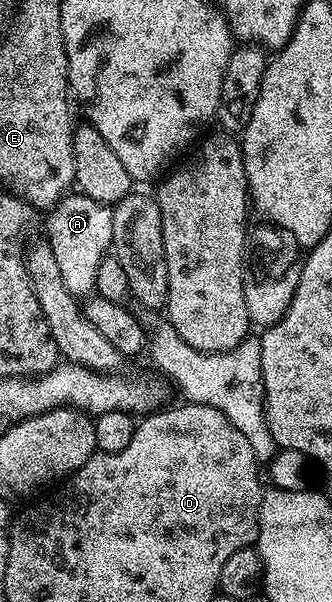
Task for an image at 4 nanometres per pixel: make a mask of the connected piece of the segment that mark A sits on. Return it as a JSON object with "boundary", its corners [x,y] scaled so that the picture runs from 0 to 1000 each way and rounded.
{"boundary":[[[211,322],[166,341],[142,359],[139,402],[163,415],[163,430],[175,434],[187,463],[199,467],[199,482],[235,495],[262,493],[286,480],[295,442],[337,410],[337,346],[283,336],[283,329],[250,322]]]}

